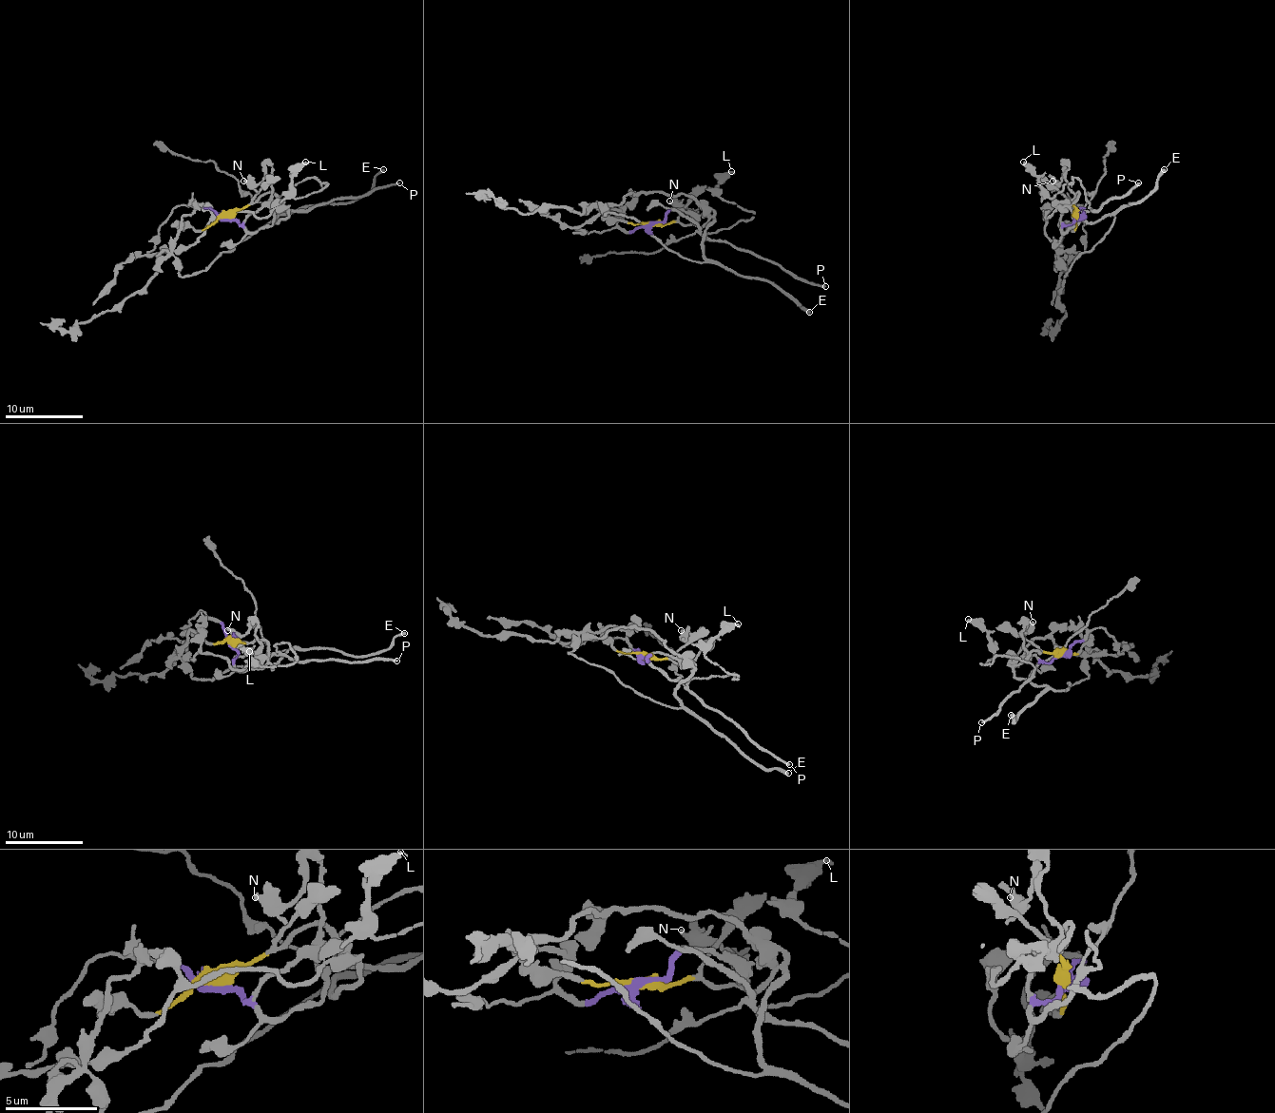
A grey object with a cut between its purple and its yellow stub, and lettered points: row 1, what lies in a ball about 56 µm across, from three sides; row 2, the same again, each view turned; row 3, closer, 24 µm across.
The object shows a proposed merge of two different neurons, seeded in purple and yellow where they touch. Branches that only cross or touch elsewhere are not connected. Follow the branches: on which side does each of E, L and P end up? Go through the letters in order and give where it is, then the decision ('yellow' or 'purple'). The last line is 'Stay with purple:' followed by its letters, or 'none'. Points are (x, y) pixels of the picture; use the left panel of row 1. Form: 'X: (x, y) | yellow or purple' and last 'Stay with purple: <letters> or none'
E: (383, 169) | yellow
L: (305, 162) | purple
P: (399, 182) | purple
Stay with purple: L, P

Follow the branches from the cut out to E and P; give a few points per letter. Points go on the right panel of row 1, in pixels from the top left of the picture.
E: (1075, 218), (1077, 192), (1070, 210), (1073, 216), (1088, 221), (1105, 218), (1156, 188), (1164, 168)
P: (1075, 218), (1062, 231), (1072, 227), (1088, 212), (1095, 212), (1107, 200), (1121, 198), (1138, 182)

